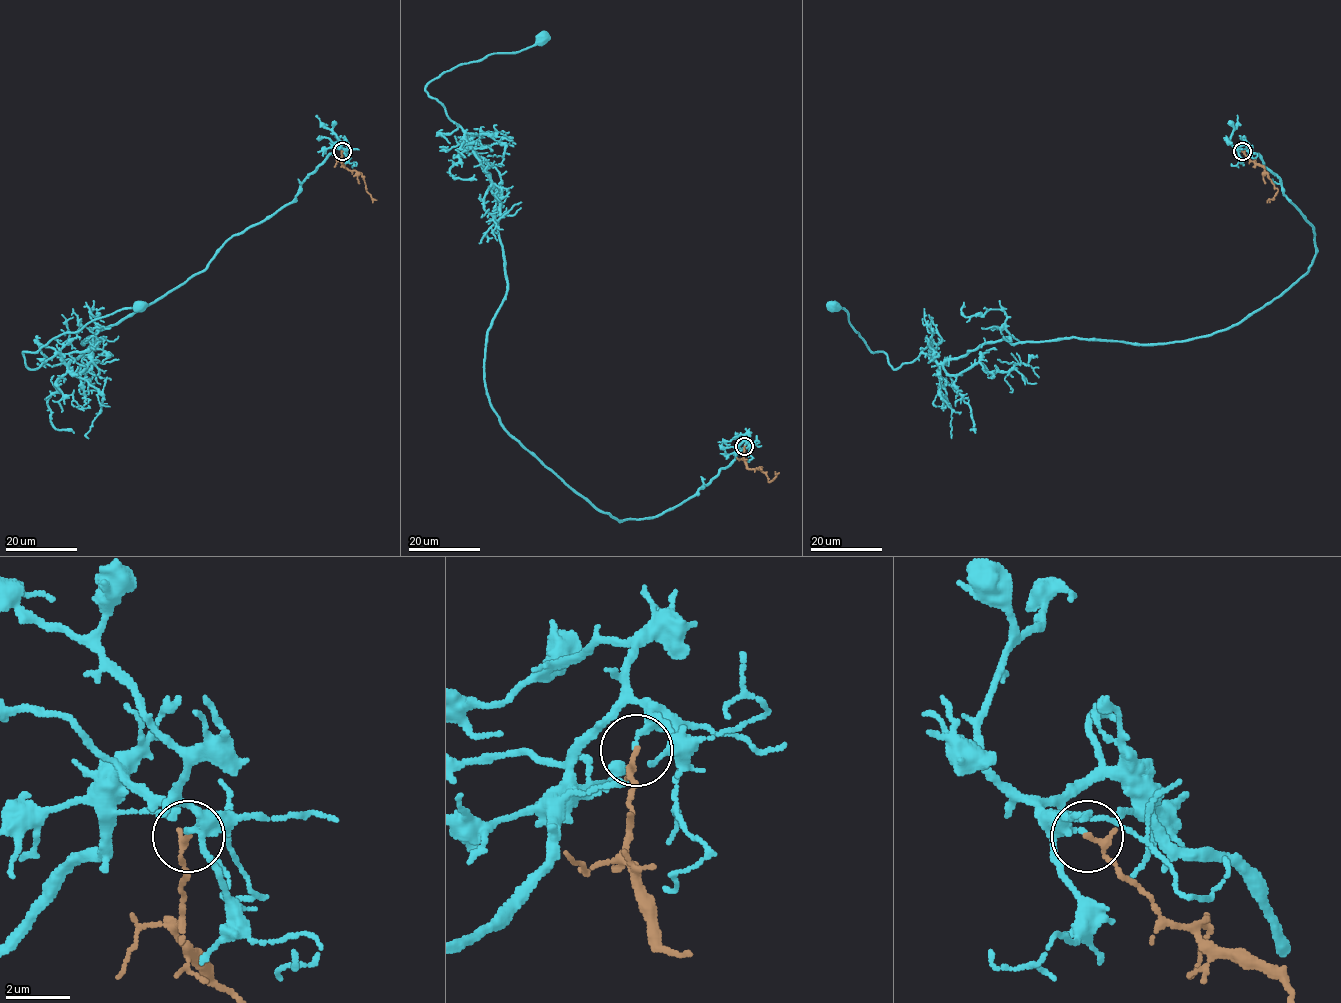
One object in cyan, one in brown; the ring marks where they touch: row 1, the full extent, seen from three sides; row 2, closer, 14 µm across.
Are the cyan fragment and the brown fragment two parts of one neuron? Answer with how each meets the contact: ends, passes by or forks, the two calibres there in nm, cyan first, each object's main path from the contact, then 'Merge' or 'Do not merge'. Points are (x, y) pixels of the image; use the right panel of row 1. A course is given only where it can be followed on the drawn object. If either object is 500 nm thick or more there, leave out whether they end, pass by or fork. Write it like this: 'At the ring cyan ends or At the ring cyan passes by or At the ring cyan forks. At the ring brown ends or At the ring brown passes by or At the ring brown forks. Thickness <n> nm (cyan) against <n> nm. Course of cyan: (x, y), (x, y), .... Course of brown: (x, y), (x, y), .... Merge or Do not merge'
At the ring cyan ends. At the ring brown ends. Thickness 190 nm (cyan) against 200 nm. Course of cyan: (1242, 150), (1312, 225), (1315, 256), (1229, 328), (1157, 344), (989, 341), (894, 369), (833, 305). Course of brown: (1242, 151), (1264, 168), (1278, 190), (1267, 202). Do not merge

